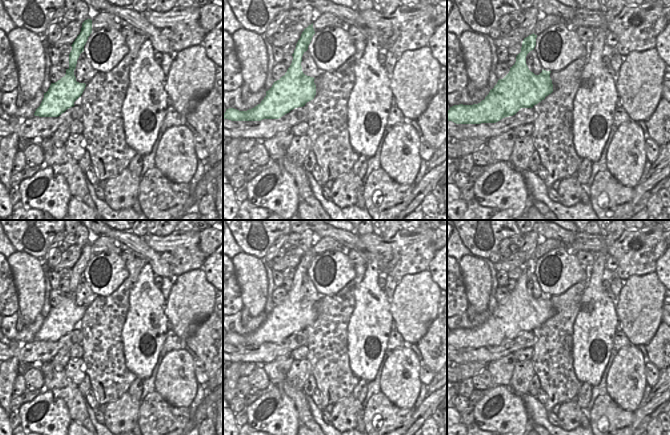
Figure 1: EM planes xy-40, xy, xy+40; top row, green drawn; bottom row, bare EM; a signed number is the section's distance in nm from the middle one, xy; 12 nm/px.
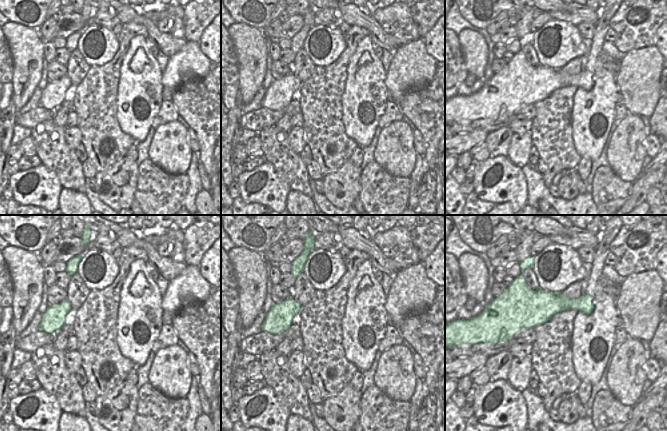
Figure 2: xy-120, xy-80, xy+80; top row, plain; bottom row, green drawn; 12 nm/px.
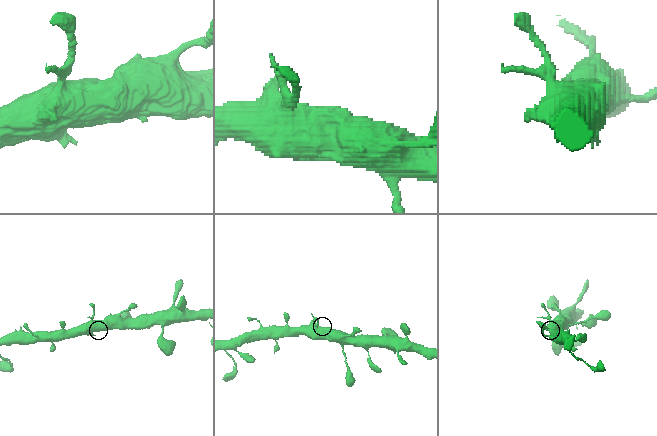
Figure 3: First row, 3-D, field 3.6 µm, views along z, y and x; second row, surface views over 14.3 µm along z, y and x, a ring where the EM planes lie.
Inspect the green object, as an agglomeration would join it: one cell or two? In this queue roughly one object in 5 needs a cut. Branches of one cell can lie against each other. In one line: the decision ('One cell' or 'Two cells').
One cell.

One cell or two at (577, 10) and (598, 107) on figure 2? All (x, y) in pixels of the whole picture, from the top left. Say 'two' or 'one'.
two

